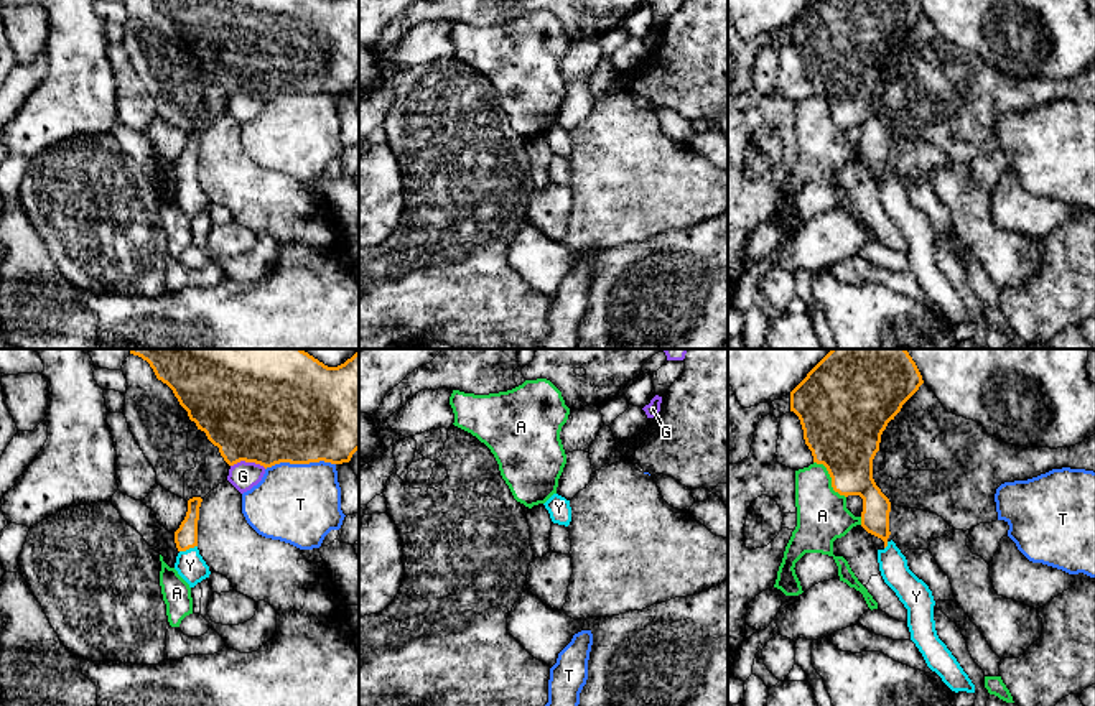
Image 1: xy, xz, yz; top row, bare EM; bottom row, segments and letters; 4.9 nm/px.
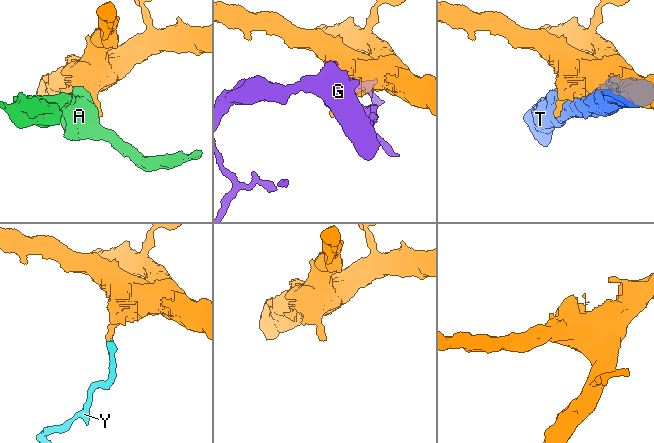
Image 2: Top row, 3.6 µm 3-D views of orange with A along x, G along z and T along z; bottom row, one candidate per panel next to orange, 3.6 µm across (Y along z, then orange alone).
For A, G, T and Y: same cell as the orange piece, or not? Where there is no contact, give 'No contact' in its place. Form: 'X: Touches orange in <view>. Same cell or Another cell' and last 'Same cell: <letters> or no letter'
A: Touches orange in yz. Another cell
G: Touches orange in xy. Another cell
T: Touches orange in xy. Another cell
Y: Touches orange in xy. Same cell
Same cell: Y

